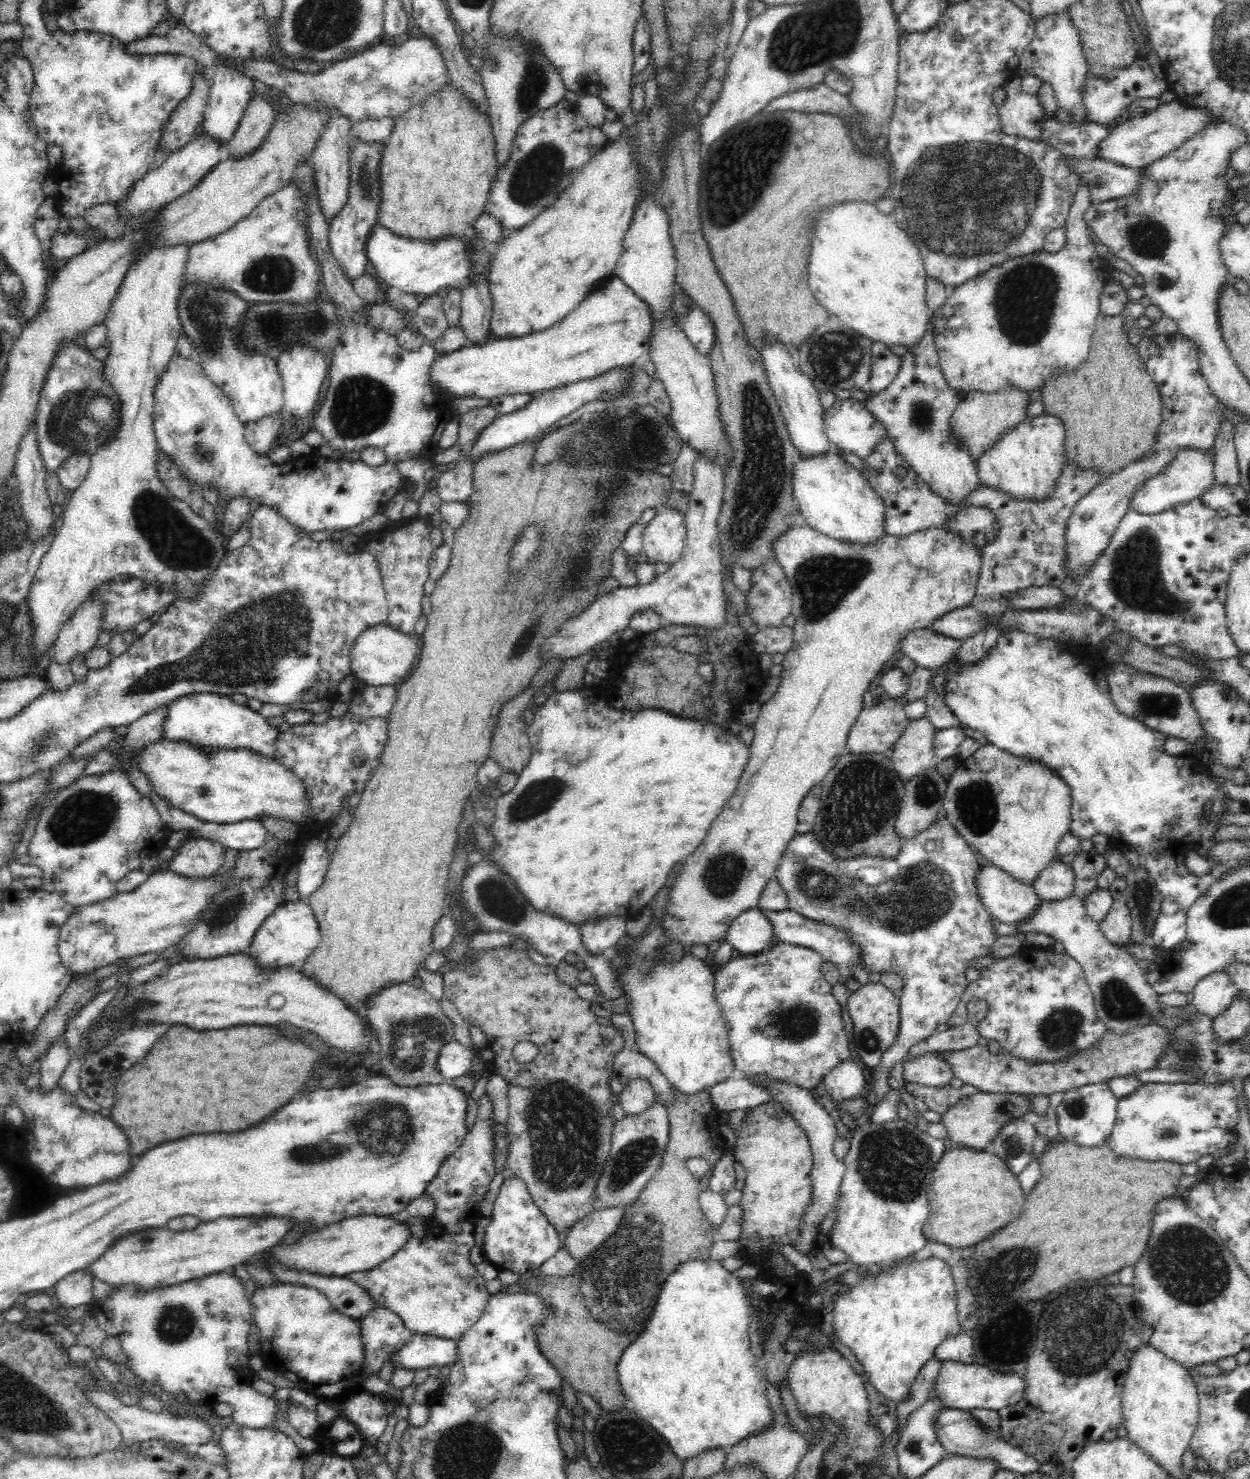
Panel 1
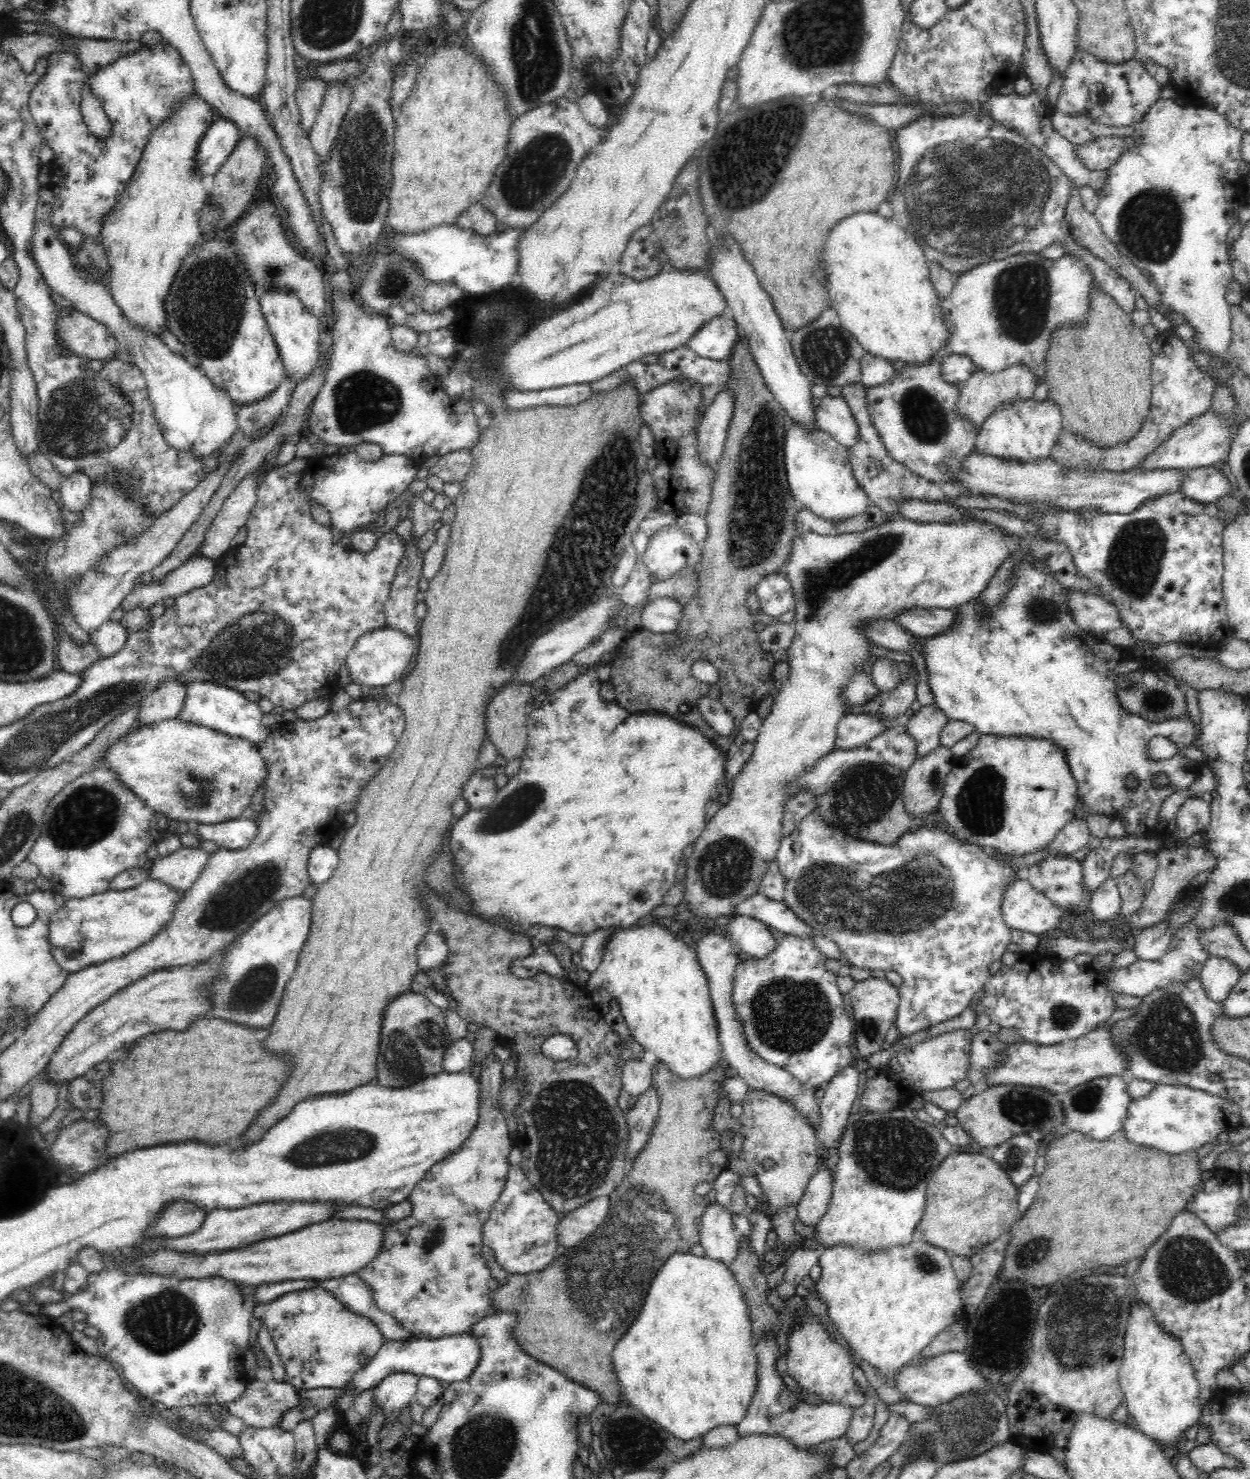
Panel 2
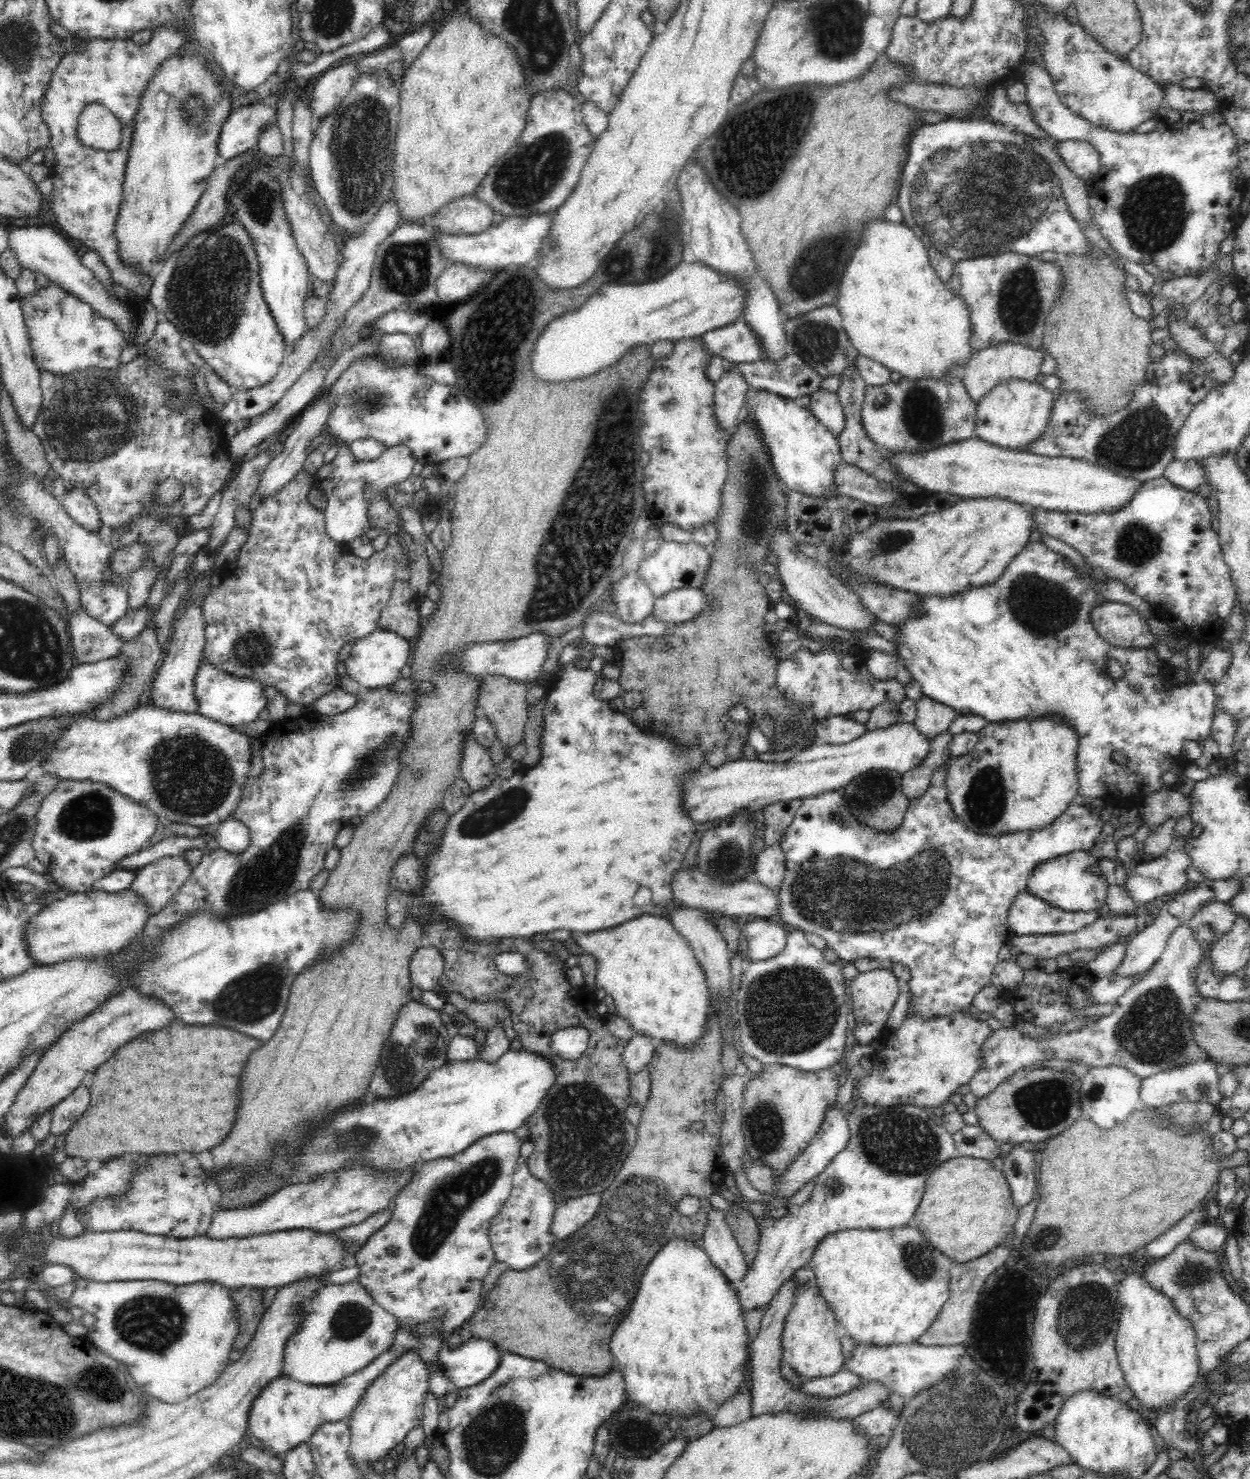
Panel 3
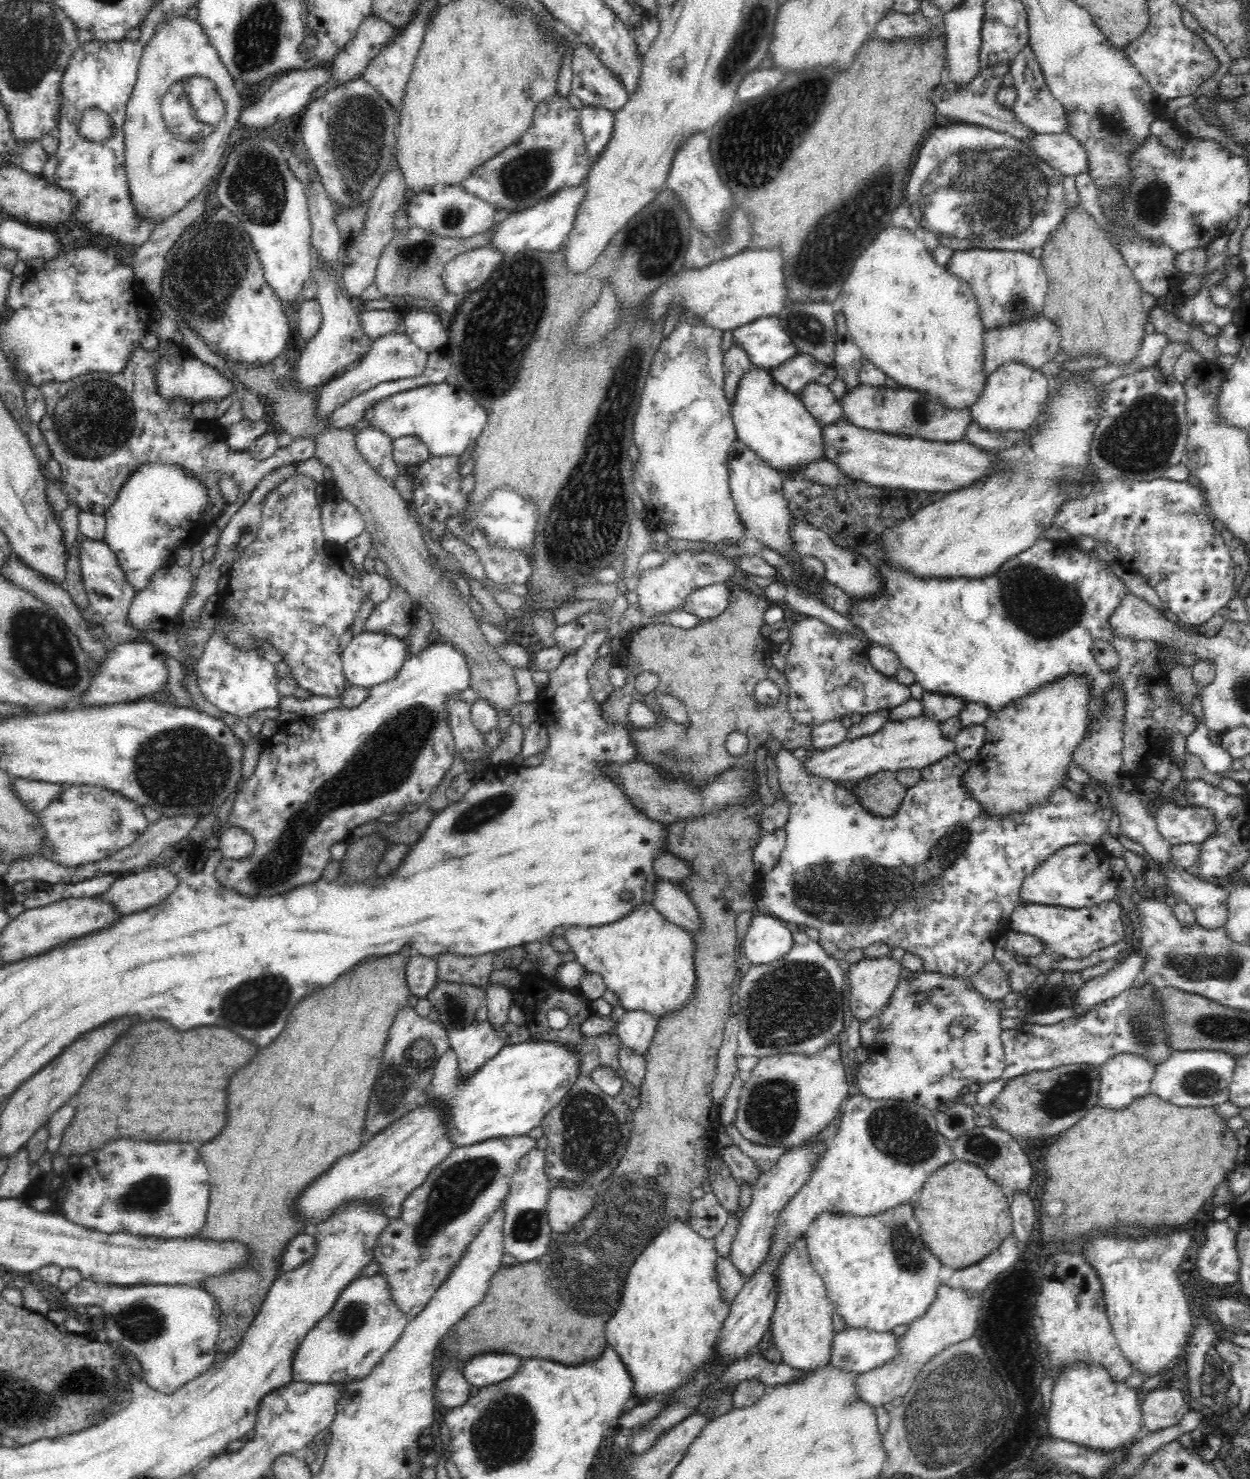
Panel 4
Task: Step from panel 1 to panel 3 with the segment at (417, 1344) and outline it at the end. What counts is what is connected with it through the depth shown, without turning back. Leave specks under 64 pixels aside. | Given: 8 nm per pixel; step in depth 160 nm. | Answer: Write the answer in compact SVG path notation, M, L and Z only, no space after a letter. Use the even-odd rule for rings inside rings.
M471 1336L451 1347L448 1340L440 1344L438 1364L452 1388L466 1388L482 1383L498 1367L499 1352L488 1342ZM390 1346L386 1352L378 1354L370 1364L351 1376L346 1376L336 1384L307 1385L288 1377L274 1378L266 1386L262 1386L256 1398L252 1398L250 1410L247 1412L248 1428L251 1436L258 1438L269 1446L271 1452L283 1456L290 1448L300 1442L309 1442L312 1432L322 1422L338 1422L349 1416L358 1406L365 1390L403 1353Z

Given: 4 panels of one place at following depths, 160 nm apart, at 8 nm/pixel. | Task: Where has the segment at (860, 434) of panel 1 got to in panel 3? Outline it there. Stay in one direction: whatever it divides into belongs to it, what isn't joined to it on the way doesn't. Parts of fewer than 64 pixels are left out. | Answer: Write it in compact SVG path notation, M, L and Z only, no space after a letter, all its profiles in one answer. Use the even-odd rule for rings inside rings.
M817 389L811 394L810 409L818 423L838 438L846 427L846 414L837 393Z

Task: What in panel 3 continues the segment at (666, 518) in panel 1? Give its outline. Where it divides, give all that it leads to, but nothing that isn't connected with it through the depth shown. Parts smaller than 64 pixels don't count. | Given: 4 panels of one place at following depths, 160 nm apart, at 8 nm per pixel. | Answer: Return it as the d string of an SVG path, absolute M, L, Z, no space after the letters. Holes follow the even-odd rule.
M692 540L688 542L660 541L658 549L643 559L637 573L646 581L655 598L678 588L698 589L710 564L708 548Z

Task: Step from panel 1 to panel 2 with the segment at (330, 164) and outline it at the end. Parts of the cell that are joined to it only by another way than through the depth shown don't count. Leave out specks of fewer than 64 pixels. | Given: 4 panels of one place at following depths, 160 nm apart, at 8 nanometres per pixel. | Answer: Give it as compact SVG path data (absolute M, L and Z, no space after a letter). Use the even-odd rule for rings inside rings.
M329 82L318 116L308 132L319 166L329 163L329 156L337 142L351 100L350 89Z

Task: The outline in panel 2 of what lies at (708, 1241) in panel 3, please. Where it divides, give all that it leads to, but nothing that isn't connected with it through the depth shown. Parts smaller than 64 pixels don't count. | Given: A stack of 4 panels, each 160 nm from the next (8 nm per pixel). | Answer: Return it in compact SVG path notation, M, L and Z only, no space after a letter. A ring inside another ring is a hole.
M716 1200L704 1210L700 1243L706 1257L730 1267L738 1256L739 1236L732 1223L732 1214Z

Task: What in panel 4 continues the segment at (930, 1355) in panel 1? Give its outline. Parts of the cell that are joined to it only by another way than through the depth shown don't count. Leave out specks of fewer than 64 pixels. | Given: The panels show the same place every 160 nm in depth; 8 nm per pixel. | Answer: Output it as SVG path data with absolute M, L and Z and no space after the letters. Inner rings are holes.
M908 1204L866 1218L822 1213L809 1230L805 1240L811 1266L822 1278L836 1315L844 1319L848 1328L890 1333L896 1326L908 1326L926 1316L937 1300L938 1287L943 1284L939 1276L943 1265L921 1240L919 1224Z

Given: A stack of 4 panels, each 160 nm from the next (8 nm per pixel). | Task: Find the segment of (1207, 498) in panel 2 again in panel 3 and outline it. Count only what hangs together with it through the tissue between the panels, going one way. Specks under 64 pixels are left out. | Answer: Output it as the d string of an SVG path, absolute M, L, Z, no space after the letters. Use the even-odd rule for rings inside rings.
M1171 459L1165 466L1163 477L1180 489L1199 492L1204 484L1209 484L1206 469L1198 461L1178 461Z

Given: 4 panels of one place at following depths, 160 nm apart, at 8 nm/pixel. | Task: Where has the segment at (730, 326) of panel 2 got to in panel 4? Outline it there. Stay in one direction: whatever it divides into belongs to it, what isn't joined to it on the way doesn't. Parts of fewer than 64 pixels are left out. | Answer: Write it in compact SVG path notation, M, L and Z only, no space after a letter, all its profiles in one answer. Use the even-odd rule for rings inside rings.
M759 317L749 324L734 328L732 330L732 341L732 347L738 346L742 348L754 367L763 369L776 368L776 366L780 366L786 360L799 354L789 335L782 330L779 321L775 317Z

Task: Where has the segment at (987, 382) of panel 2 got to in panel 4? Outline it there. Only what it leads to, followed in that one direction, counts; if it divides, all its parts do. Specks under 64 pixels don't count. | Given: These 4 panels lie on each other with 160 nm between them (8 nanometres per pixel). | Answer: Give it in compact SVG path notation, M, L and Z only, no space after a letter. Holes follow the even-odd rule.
M1043 315L1034 316L1034 320L1026 320L1020 324L1006 325L999 329L986 331L982 344L984 356L982 370L986 378L1006 363L1020 363L1040 371L1042 366L1052 360L1059 352L1060 342L1058 328Z

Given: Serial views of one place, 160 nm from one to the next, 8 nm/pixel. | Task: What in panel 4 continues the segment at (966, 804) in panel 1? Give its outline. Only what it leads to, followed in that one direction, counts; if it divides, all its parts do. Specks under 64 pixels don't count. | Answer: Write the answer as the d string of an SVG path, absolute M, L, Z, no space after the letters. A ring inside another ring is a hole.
M1066 675L1024 698L1013 700L1001 711L988 716L983 724L986 732L980 753L968 762L968 769L961 776L961 784L967 789L967 794L982 807L985 814L1001 820L1016 814L1026 814L1031 808L1048 802L1058 790L1065 789L1065 781L1070 779L1070 763L1074 762L1074 752L1085 737L1088 725L1088 696L1090 685L1086 677Z

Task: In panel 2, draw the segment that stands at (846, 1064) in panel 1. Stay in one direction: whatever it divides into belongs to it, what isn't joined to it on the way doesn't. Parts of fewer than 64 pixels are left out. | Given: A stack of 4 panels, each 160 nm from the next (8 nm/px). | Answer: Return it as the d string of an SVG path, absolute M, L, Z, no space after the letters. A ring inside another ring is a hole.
M848 1065L827 1082L825 1093L819 1100L821 1125L816 1135L822 1146L832 1146L840 1138L852 1103L858 1098L859 1076L856 1067Z

